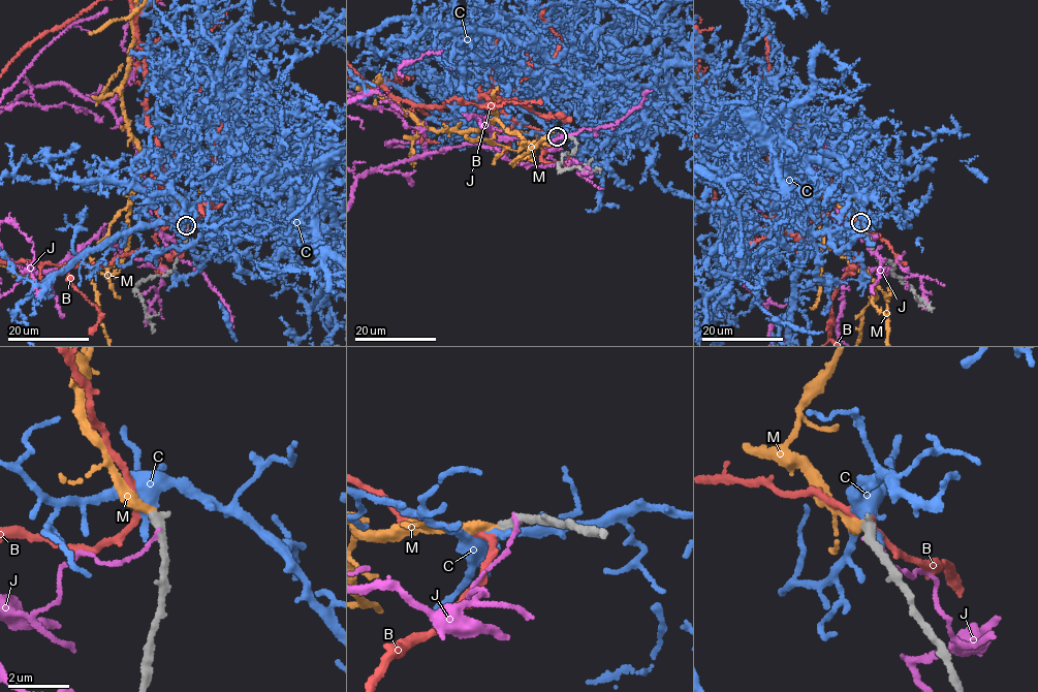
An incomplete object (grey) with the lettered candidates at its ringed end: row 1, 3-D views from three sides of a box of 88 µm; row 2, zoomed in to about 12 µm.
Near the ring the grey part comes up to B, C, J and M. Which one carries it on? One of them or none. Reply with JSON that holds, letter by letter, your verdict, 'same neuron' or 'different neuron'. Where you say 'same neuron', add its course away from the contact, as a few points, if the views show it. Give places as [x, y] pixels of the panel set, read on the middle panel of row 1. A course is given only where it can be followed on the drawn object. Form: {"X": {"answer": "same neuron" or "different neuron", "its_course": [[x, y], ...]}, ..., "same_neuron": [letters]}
{"B": {"answer": "different neuron"}, "C": {"answer": "different neuron"}, "J": {"answer": "different neuron"}, "M": {"answer": "same neuron"}, "same_neuron": ["M"]}

